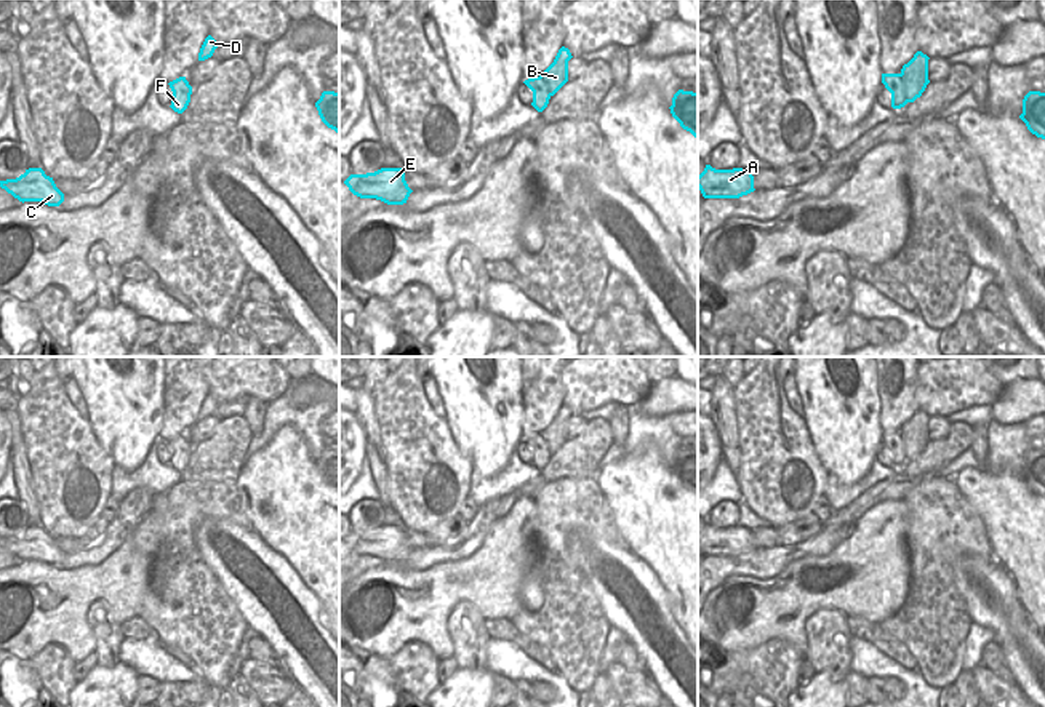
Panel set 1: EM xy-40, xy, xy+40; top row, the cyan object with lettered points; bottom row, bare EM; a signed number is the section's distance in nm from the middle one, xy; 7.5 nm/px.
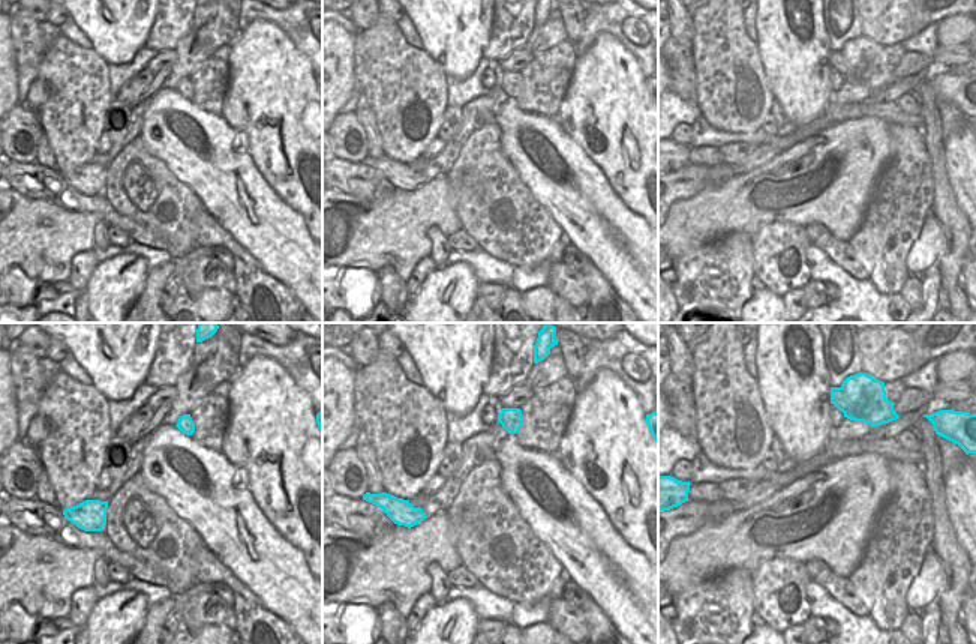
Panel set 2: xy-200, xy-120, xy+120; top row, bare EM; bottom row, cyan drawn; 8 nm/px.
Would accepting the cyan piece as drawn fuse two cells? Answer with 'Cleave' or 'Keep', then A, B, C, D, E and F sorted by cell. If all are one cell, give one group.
Cleave. Groups: A C E F / B D.

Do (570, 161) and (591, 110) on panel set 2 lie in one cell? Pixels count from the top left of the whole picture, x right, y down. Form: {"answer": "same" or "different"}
{"answer": "different"}

